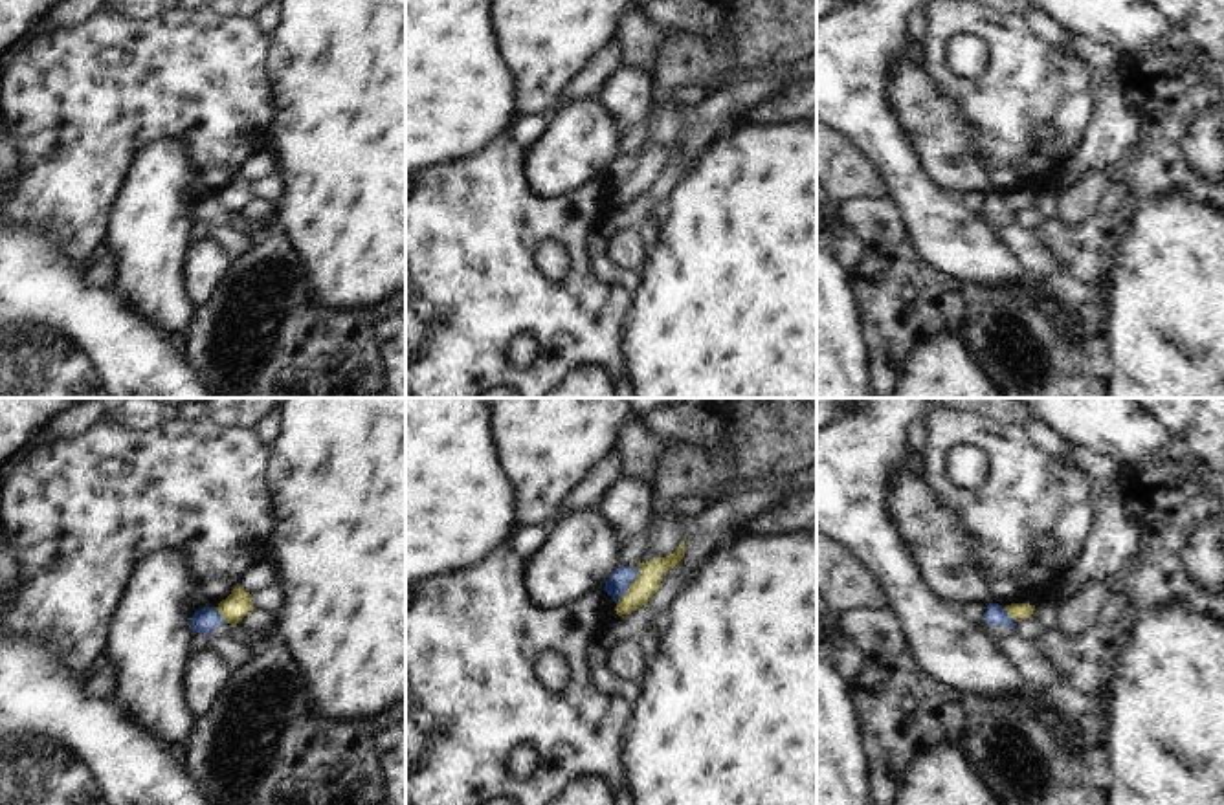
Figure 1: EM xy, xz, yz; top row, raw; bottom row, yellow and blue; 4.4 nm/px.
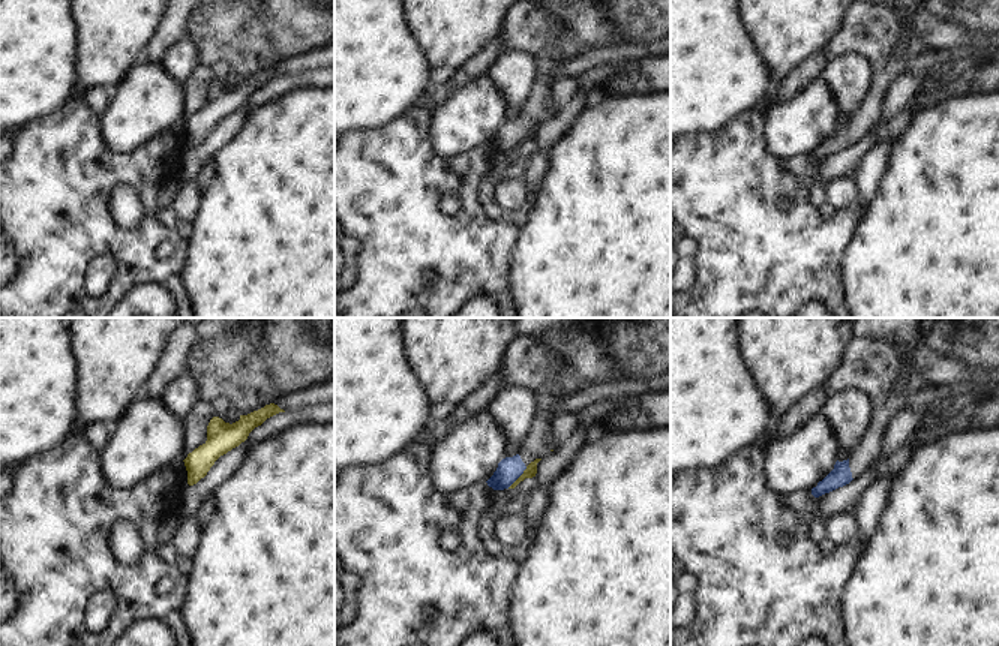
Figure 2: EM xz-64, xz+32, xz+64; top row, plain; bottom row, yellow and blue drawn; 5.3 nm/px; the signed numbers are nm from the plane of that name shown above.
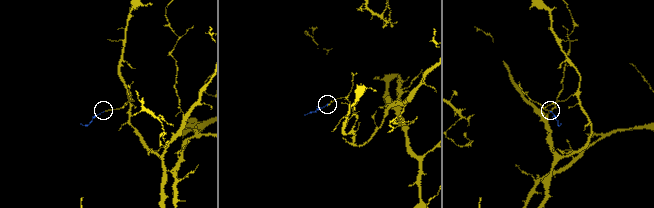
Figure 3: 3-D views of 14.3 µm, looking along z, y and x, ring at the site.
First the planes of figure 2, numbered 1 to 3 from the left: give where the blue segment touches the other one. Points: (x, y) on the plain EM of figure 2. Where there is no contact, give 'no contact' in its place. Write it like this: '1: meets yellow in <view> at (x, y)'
1: no contact
2: meets yellow in xz+32 at (519, 141)
3: no contact

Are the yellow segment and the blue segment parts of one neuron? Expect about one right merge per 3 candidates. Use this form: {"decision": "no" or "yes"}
{"decision": "no"}

